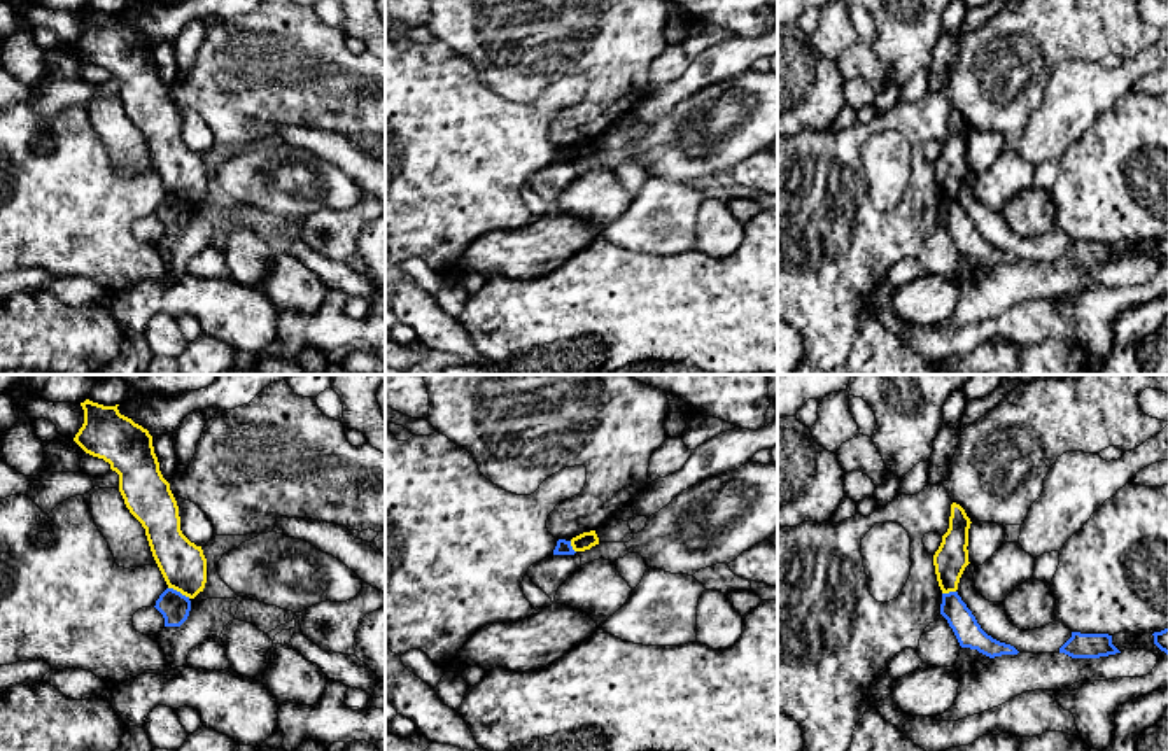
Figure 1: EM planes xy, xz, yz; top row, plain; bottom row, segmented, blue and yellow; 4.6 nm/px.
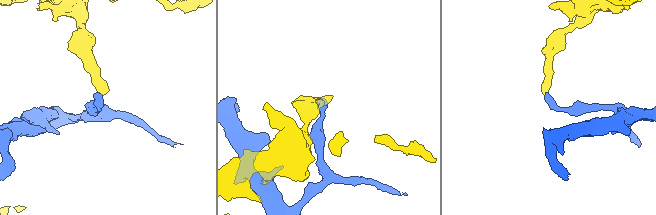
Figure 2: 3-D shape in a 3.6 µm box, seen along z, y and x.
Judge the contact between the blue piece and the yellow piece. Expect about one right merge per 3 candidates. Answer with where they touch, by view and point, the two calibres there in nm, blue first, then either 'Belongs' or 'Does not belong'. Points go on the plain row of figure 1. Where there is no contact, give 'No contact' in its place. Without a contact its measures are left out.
Touches blue at xy (179, 200). Thickness 140 nm (blue) against 220 nm. Does not belong

